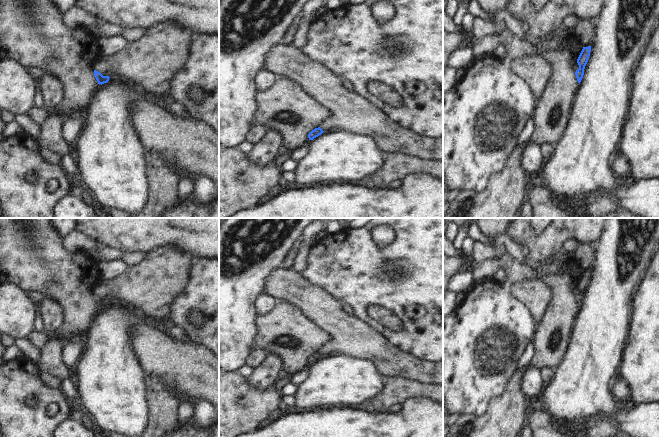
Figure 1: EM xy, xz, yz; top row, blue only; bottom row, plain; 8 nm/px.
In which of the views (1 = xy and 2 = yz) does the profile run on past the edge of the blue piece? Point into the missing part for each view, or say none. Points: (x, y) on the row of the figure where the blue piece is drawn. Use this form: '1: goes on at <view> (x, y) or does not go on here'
1: does not go on here
2: does not go on here

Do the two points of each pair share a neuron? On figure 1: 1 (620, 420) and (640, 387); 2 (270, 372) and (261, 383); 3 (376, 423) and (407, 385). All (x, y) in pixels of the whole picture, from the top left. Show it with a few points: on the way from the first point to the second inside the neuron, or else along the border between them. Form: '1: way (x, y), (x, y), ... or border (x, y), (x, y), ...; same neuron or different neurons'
1: border (648, 401), (634, 404); different neurons
2: way (267, 375), (262, 380); same neuron
3: border (407, 399), (392, 409), (374, 411); different neurons

